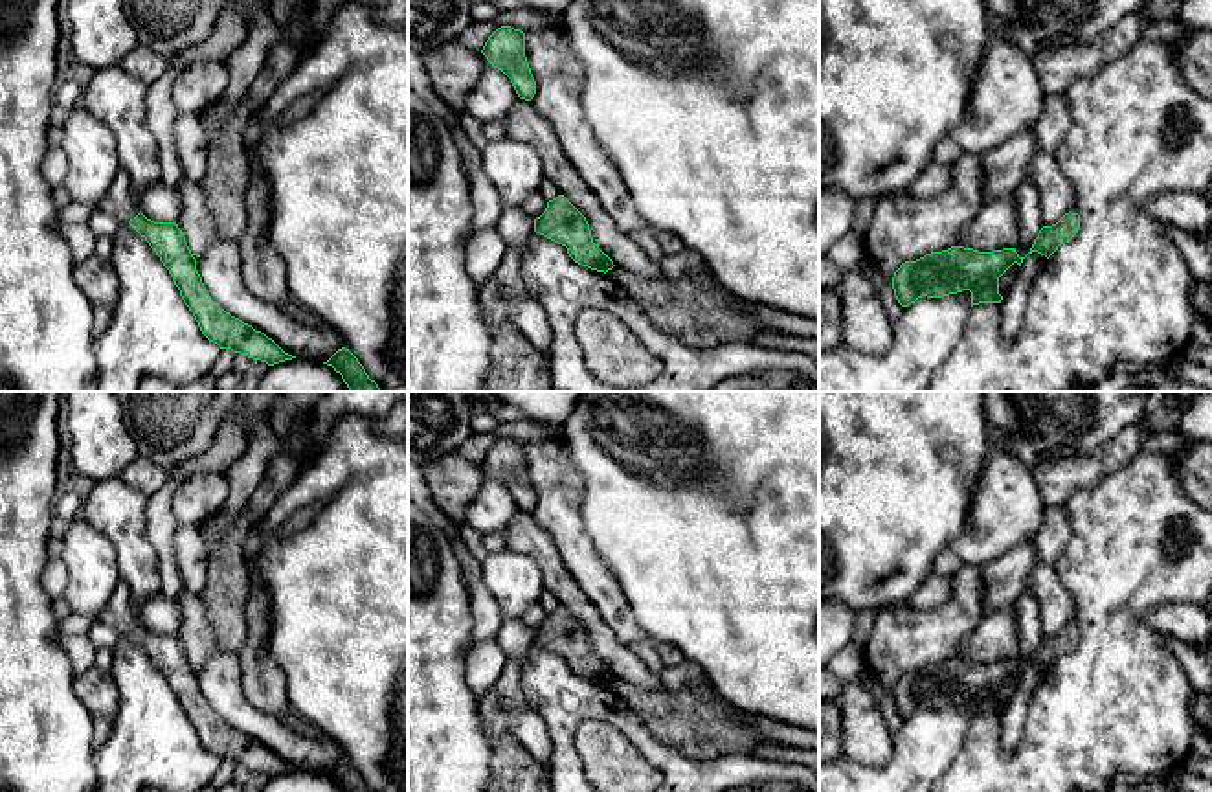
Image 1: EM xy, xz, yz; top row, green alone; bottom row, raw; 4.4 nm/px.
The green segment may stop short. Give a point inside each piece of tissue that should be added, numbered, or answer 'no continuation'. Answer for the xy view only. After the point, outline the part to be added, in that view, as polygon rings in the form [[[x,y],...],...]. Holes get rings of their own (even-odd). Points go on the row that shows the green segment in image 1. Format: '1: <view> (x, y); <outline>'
1: xy (120, 203); [[[125,169],[118,171],[97,208],[112,215],[119,224],[129,224],[141,211],[132,195],[130,175]]]

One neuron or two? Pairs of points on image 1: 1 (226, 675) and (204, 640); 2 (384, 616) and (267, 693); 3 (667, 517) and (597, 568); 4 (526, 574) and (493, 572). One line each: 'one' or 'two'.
1: two
2: two
3: two
4: one

